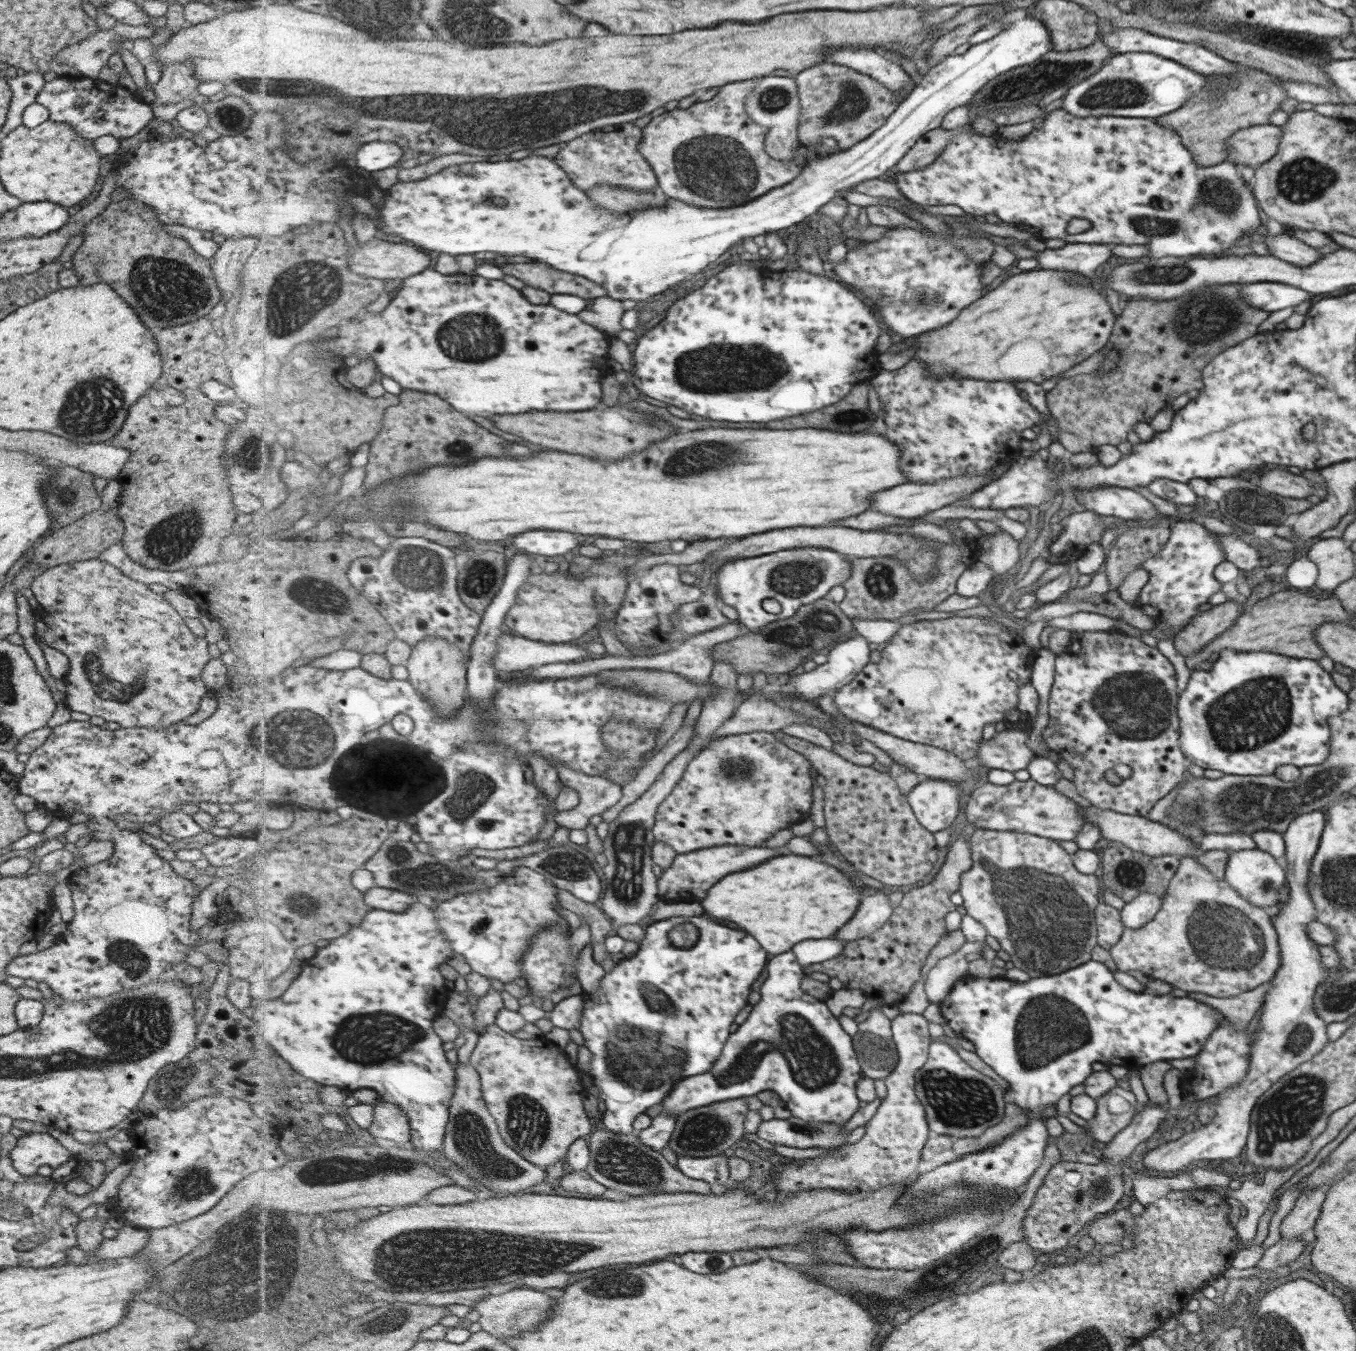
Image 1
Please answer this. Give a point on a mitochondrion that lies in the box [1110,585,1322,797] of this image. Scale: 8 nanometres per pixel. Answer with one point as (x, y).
(1248, 717)

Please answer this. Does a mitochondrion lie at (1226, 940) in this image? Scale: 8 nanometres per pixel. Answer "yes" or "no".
yes

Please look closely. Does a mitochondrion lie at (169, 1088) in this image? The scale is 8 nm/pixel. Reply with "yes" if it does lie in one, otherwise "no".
yes

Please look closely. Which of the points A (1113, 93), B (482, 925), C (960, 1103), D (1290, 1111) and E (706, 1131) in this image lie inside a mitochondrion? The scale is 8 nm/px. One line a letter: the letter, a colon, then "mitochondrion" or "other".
A: mitochondrion
B: other
C: mitochondrion
D: mitochondrion
E: mitochondrion

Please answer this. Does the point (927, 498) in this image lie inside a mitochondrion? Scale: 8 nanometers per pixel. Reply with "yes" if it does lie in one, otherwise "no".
no

